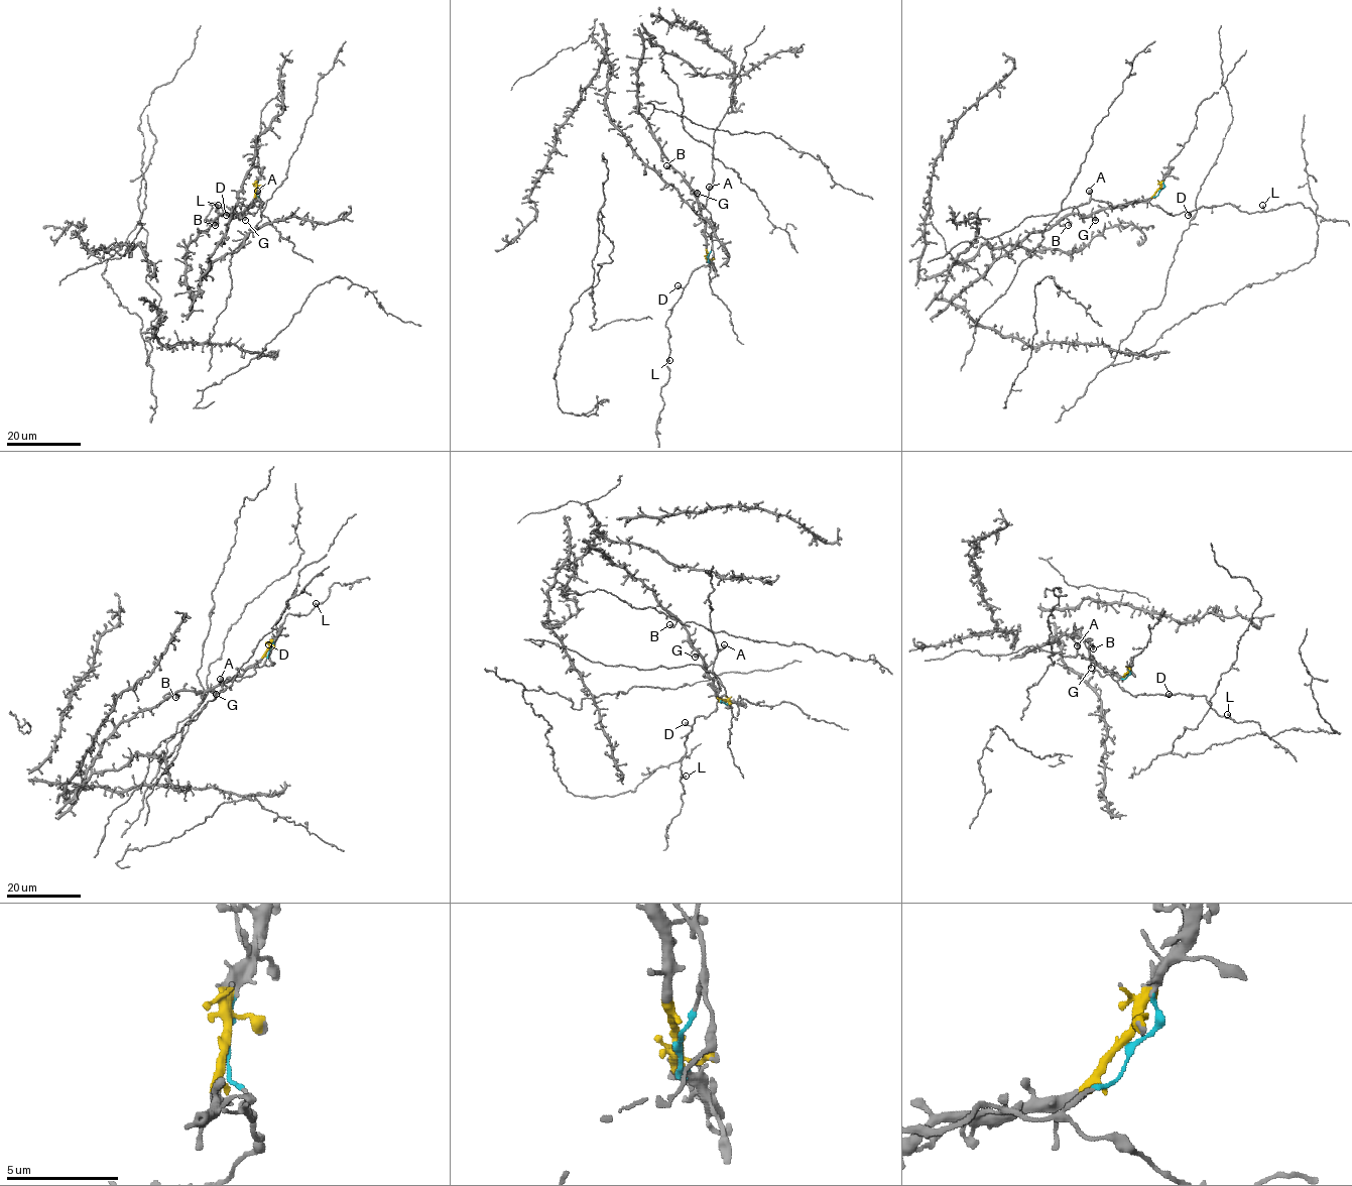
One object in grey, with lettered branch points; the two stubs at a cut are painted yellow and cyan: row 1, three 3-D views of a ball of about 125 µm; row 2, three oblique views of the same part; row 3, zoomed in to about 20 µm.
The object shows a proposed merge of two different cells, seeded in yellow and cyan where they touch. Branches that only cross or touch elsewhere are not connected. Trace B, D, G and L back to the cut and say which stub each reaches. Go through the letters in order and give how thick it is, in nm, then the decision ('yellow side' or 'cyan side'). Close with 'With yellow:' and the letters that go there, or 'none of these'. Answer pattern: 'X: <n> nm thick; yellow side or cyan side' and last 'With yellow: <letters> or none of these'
B: 460 nm thick; yellow side
D: 500 nm thick; cyan side
G: 550 nm thick; yellow side
L: 280 nm thick; cyan side
With yellow: B, G

